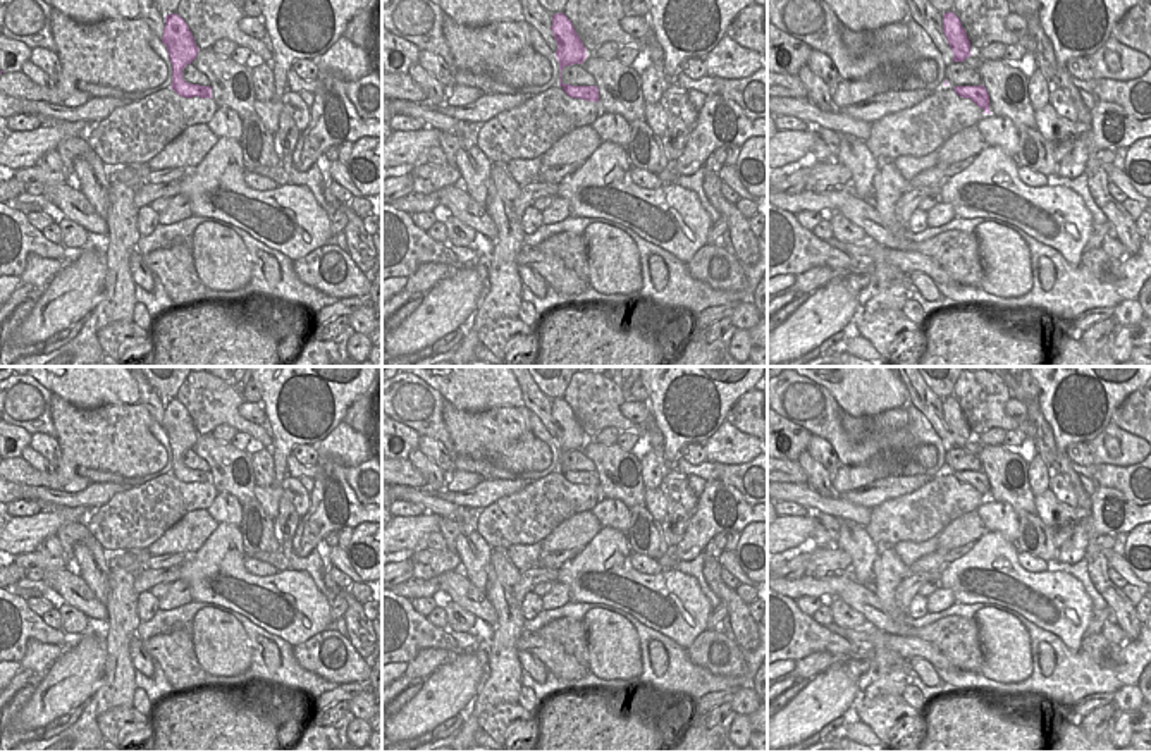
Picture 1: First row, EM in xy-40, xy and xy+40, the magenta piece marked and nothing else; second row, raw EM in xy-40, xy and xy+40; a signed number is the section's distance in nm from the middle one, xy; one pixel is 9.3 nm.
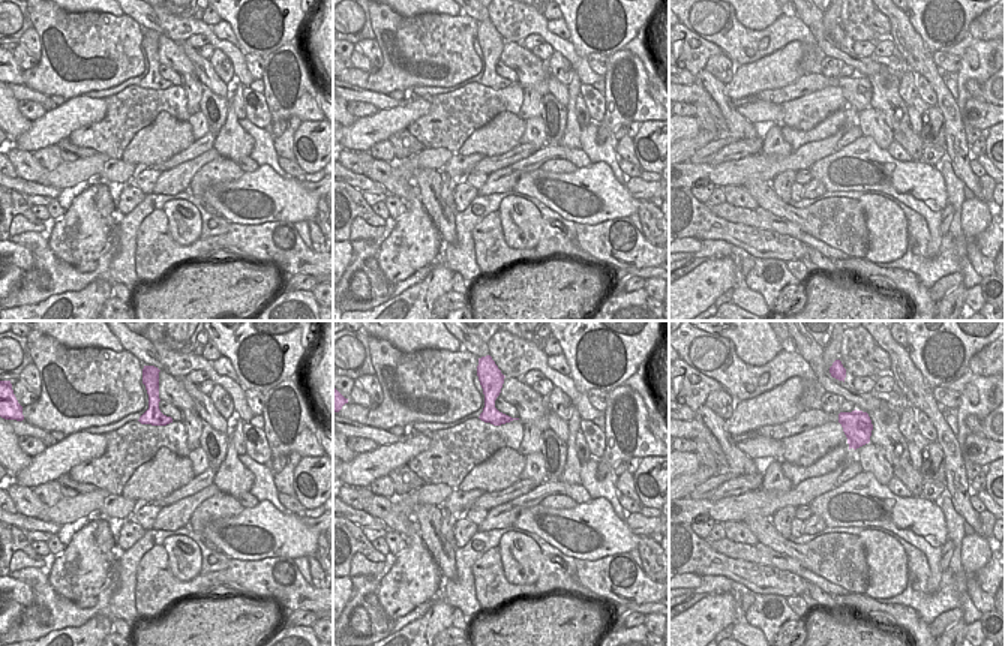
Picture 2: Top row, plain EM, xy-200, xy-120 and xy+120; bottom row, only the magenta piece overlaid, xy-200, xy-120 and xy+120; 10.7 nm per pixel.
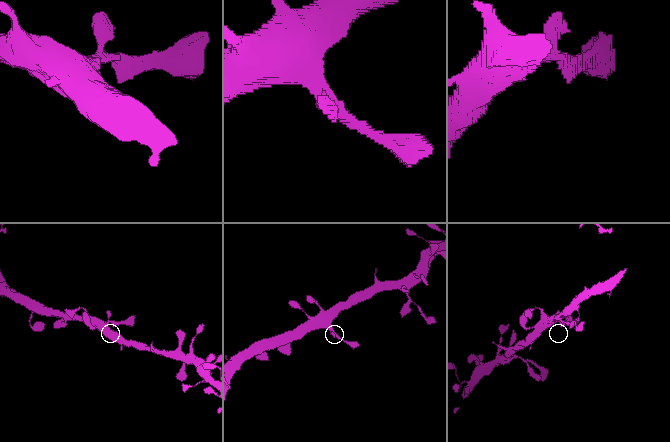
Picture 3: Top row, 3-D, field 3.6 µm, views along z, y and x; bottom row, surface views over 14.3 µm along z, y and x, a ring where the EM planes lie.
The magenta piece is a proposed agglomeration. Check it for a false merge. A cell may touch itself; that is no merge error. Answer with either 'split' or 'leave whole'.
leave whole

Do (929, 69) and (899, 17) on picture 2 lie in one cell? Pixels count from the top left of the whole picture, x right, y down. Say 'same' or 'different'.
same

